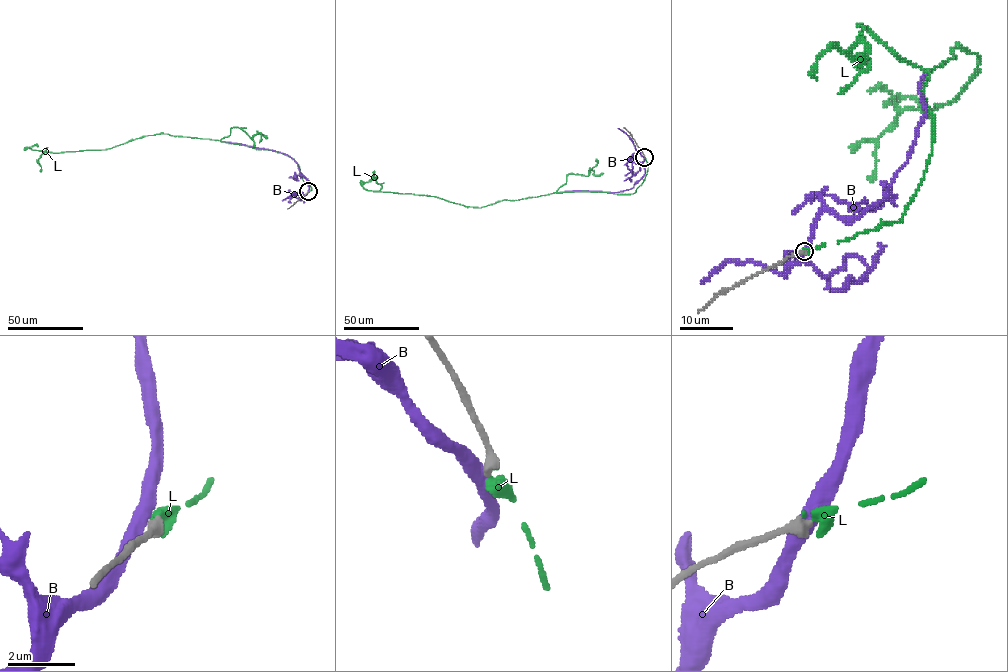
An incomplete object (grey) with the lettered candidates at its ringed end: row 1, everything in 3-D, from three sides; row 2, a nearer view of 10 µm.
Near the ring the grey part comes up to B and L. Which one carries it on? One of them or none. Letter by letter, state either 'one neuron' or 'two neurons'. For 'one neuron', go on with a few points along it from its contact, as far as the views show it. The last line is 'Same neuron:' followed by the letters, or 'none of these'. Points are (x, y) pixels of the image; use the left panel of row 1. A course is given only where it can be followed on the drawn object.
B: two neurons
L: one neuron; course (309, 191), (310, 186), (292, 158), (208, 138), (158, 133), (102, 149), (58, 153), (26, 147), (38, 146)
Same neuron: L

